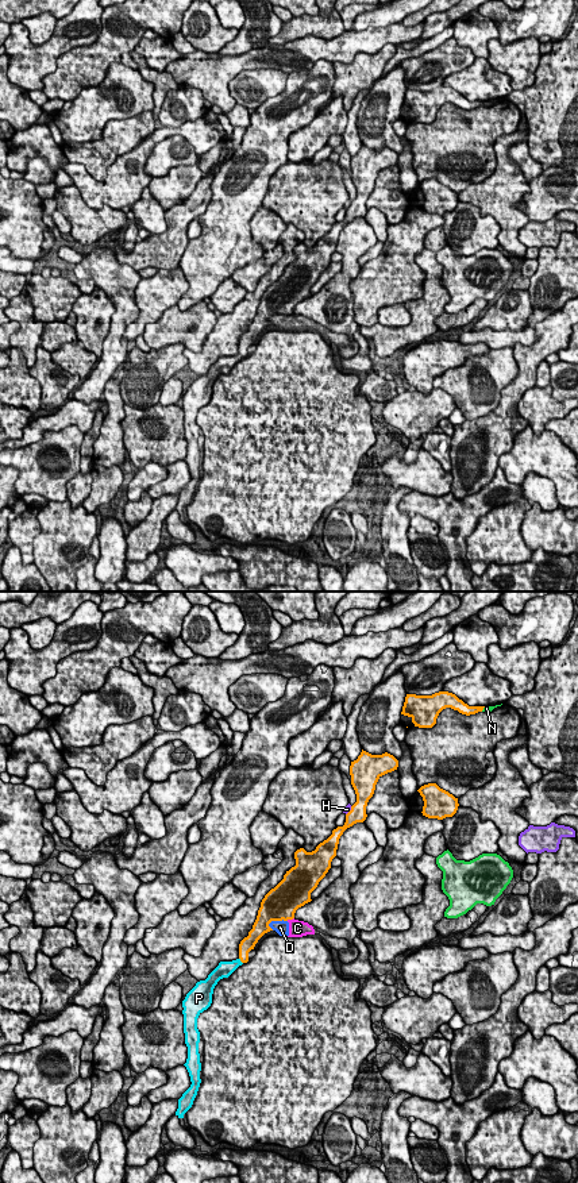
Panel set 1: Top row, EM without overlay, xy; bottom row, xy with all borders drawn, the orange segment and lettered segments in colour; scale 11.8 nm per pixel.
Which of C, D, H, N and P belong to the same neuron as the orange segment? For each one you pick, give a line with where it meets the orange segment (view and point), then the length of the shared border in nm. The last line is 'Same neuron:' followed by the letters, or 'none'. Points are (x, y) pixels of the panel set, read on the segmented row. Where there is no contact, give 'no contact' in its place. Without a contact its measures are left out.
P: meets orange in xy at (241, 960); contact 90 nm long
Same neuron: P

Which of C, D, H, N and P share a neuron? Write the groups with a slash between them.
C D / H / N / P

